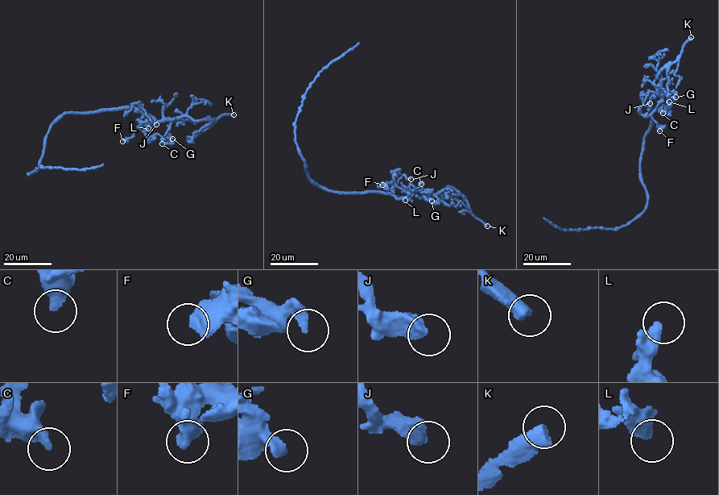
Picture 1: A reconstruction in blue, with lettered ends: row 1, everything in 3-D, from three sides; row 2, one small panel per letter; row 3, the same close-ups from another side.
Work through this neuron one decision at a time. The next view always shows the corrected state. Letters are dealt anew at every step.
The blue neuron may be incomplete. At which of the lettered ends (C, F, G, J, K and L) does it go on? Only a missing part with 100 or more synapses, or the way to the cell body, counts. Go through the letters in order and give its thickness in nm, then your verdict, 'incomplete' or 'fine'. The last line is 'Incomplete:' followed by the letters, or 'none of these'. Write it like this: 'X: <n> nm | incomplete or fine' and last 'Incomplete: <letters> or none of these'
C: 480 nm | fine
F: 650 nm | fine
G: 280 nm | fine
J: 500 nm | fine
K: 500 nm | incomplete
L: 500 nm | fine
Incomplete: K

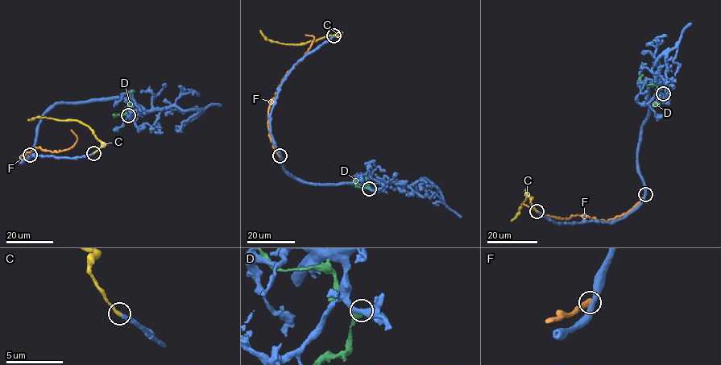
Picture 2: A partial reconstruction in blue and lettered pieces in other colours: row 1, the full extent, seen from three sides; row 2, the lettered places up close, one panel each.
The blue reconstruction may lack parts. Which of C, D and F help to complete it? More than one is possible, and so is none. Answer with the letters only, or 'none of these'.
C

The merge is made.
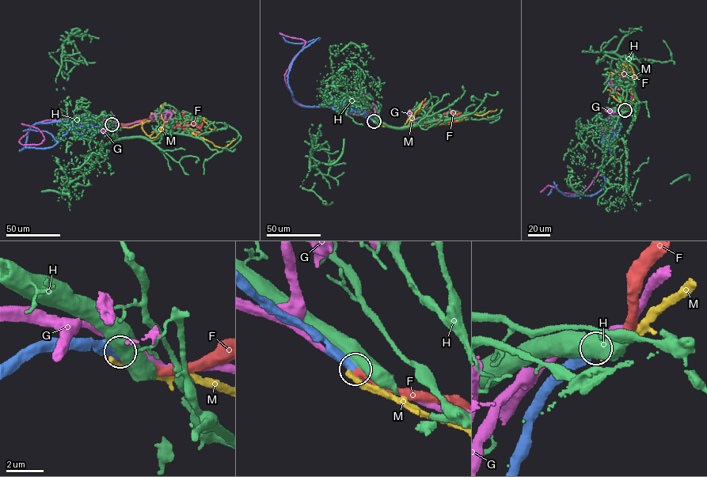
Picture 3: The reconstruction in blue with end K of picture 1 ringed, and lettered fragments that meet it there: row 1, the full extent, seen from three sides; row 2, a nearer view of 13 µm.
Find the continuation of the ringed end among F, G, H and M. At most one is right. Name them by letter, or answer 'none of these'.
F

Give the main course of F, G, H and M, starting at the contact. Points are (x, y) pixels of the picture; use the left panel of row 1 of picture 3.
F: (112, 124), (130, 124), (158, 117), (186, 119), (196, 125), (183, 126)
G: (112, 123), (43, 120), (21, 137), (24, 145), (39, 145), (44, 138), (37, 128), (21, 124)
H: (112, 124), (91, 115), (91, 130), (77, 137), (62, 127), (62, 47), (50, 54), (66, 74), (80, 57)
M: (111, 124), (125, 127), (160, 119), (176, 121), (215, 146), (226, 146), (235, 138)

